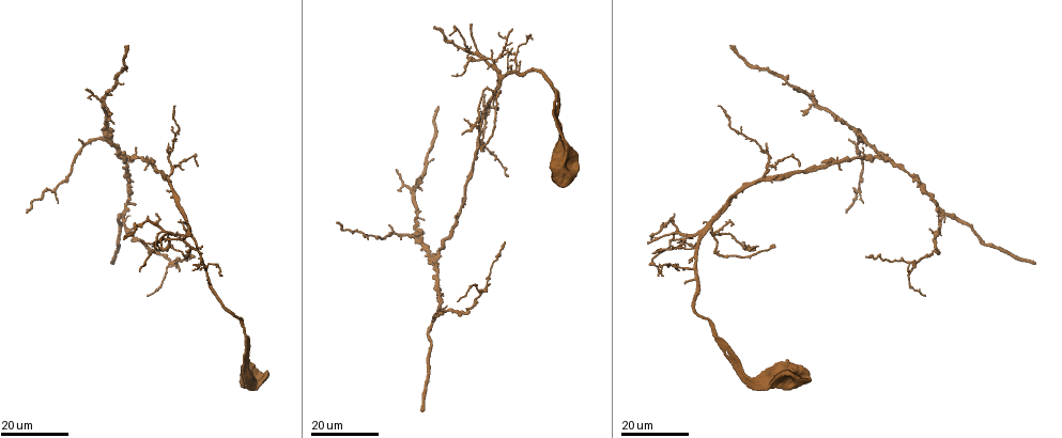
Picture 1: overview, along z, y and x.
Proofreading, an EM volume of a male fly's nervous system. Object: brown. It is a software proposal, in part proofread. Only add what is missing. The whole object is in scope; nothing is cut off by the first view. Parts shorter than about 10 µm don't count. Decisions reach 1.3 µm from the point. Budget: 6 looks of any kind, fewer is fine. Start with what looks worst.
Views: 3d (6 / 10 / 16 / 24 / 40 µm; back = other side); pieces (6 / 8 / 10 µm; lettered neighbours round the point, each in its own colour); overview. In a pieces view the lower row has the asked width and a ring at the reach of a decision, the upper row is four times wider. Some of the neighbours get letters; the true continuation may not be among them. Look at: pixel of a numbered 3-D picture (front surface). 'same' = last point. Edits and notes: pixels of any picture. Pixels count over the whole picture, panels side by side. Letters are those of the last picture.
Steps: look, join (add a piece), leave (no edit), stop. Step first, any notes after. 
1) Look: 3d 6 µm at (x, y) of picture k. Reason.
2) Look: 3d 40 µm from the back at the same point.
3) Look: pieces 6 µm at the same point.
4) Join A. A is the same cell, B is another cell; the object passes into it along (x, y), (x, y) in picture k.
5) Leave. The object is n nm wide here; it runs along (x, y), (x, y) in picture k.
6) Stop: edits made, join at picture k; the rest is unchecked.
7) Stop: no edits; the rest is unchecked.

Look: 3d 24 µm at (27, 210) of picture 1. End of a long branch.

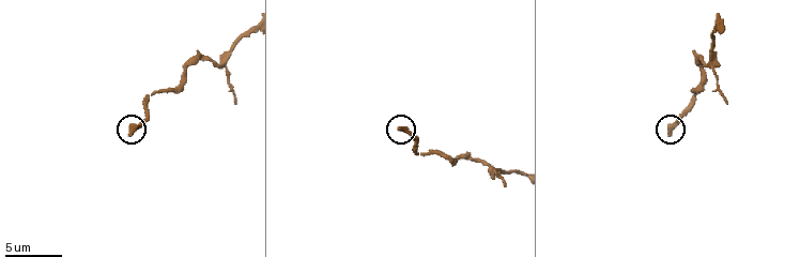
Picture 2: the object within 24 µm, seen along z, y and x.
Look: pieces 8 µm at (668, 136) of picture 2. See the neighbours.

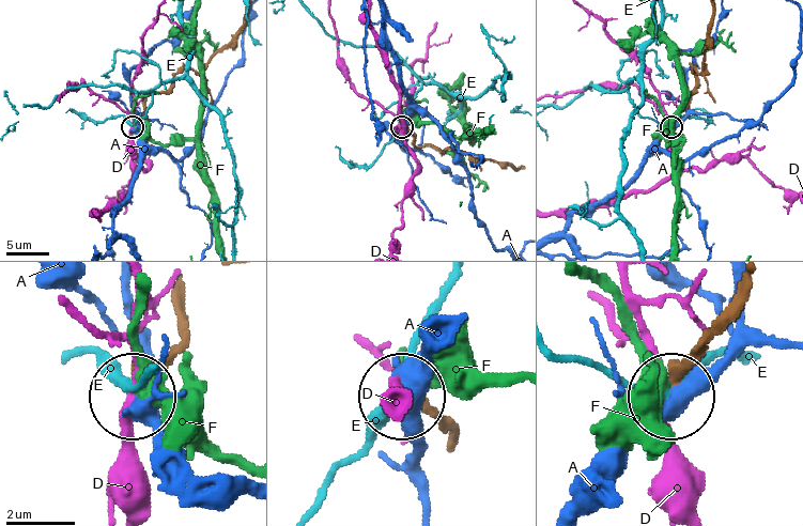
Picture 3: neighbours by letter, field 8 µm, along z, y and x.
Leave. A, D, E and F are other cells; it runs along (745, 284), (727, 327), (670, 393) in picture 3; none of them fits.

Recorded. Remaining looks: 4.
Look: 3d 16 µm at (389, 224) of picture 1. Branch stops here.

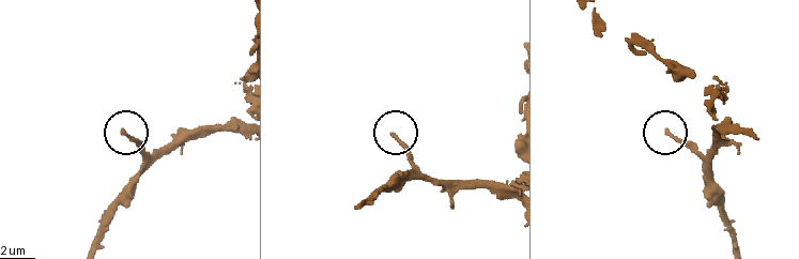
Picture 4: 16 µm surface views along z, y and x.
Look: pieces 10 µm at (122, 134) of picture 4.

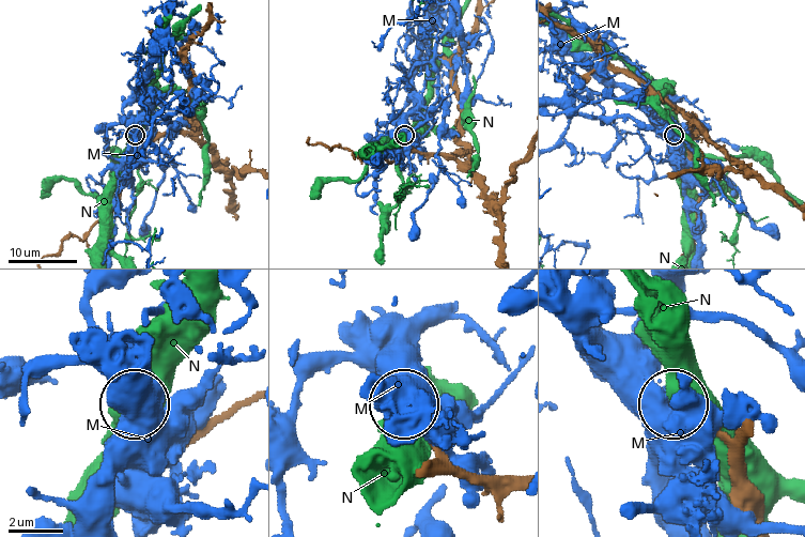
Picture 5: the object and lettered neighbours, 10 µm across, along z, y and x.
Leave. M and N are other cells; none of them fits.

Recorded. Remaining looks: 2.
Look: 3d 24 µm at (201, 246) of picture 1. Branch stops here.

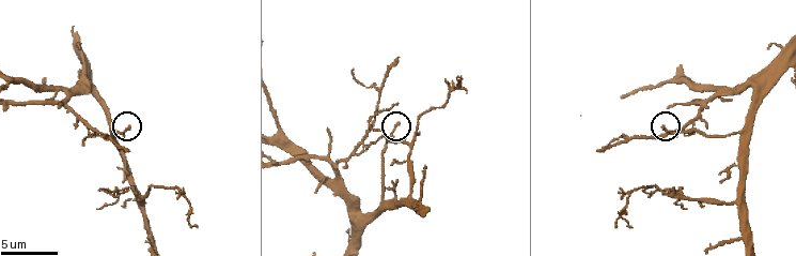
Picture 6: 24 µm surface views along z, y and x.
Look: pieces 6 µm at (399, 123) of picture 6.

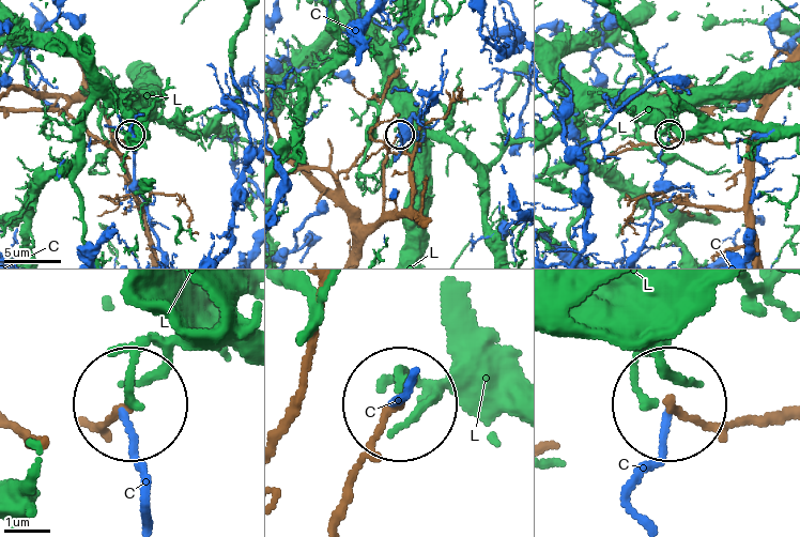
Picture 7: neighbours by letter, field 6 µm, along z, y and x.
Leave. C and L are other cells; it runs along (752, 422), (706, 422), (675, 402) in picture 7; none of them fits.

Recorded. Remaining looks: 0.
Stop: no edits; the rest is unchecked.

